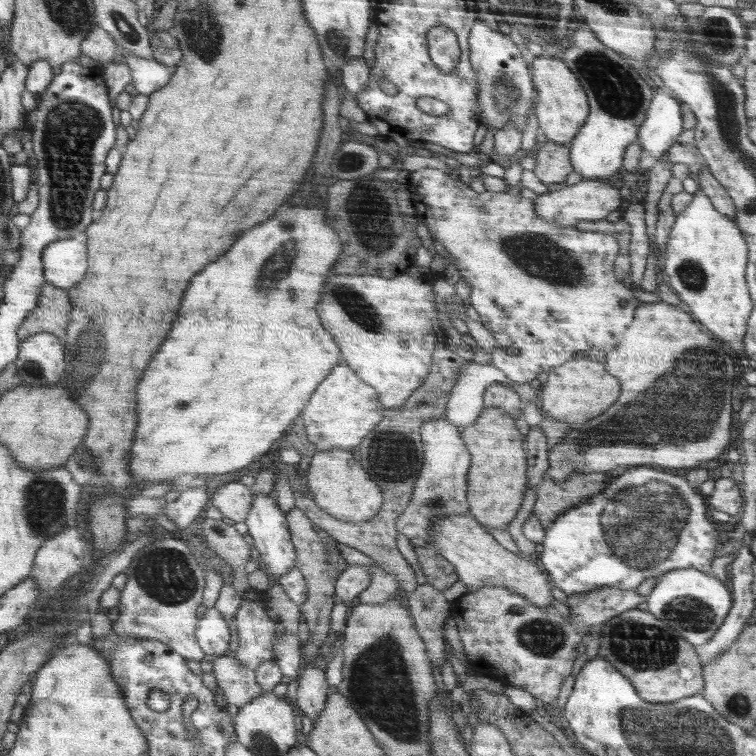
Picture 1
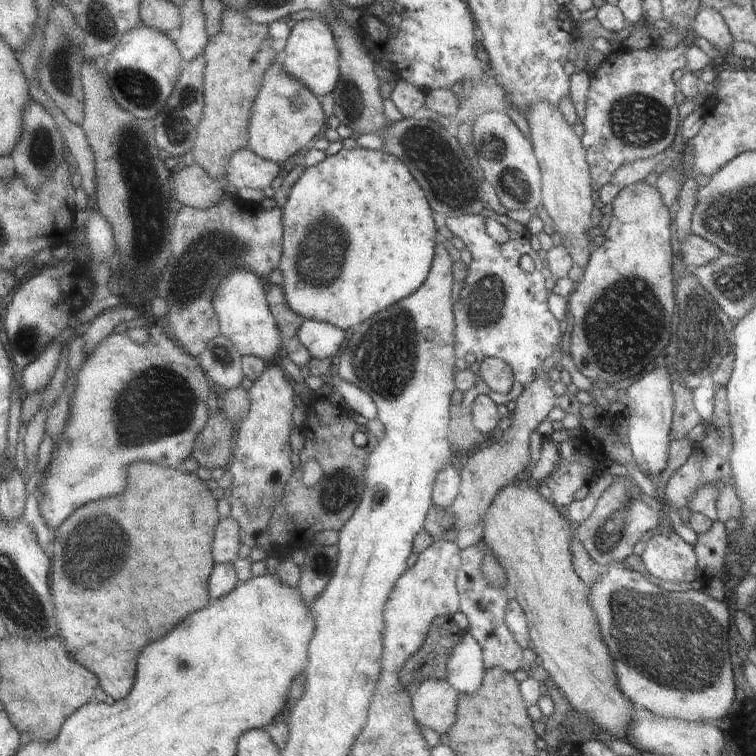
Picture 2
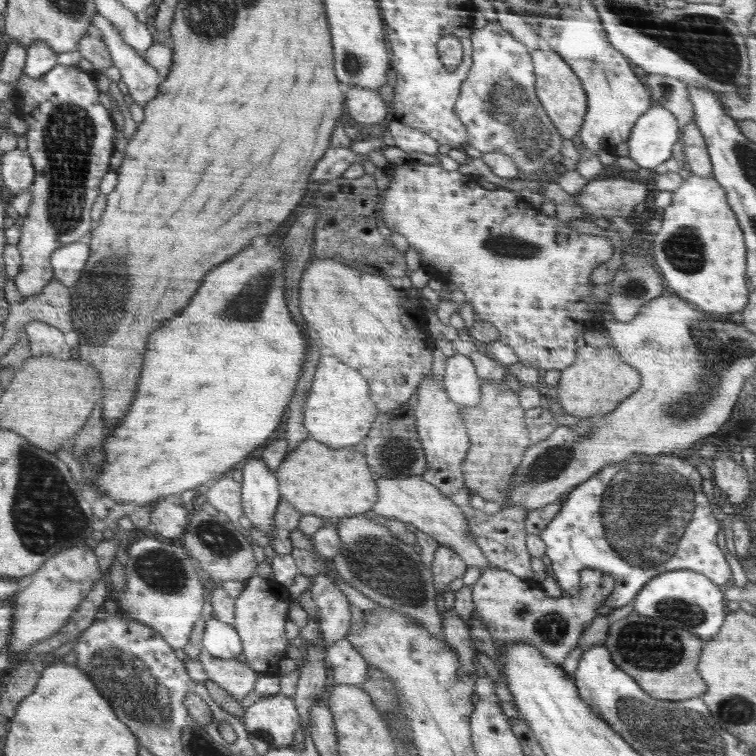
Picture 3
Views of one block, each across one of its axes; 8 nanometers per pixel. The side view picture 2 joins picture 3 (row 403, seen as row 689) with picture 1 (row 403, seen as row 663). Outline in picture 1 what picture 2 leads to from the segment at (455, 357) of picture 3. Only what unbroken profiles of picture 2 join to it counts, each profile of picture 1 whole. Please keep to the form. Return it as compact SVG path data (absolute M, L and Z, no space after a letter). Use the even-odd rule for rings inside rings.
M468 360L458 372L458 380L450 392L444 417L459 430L470 426L484 409L484 390L494 382L512 387L512 381L498 367Z

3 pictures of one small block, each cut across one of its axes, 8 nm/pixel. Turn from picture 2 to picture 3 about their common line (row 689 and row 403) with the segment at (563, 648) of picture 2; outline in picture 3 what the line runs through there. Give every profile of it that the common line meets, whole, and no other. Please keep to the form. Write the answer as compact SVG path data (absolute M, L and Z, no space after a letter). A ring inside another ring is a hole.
M580 346L576 362L561 371L558 388L551 394L562 404L562 410L580 418L599 417L619 408L620 402L640 386L640 374L634 366L624 364L622 356L614 348Z

